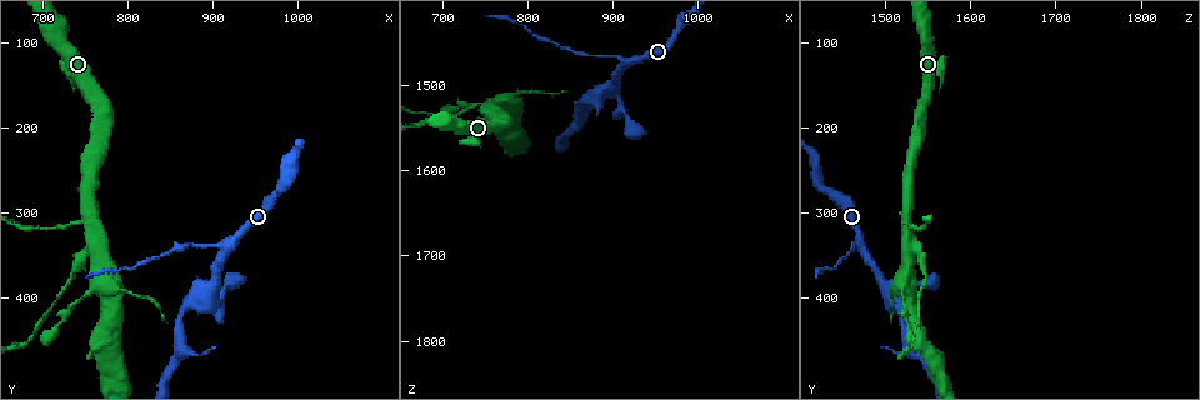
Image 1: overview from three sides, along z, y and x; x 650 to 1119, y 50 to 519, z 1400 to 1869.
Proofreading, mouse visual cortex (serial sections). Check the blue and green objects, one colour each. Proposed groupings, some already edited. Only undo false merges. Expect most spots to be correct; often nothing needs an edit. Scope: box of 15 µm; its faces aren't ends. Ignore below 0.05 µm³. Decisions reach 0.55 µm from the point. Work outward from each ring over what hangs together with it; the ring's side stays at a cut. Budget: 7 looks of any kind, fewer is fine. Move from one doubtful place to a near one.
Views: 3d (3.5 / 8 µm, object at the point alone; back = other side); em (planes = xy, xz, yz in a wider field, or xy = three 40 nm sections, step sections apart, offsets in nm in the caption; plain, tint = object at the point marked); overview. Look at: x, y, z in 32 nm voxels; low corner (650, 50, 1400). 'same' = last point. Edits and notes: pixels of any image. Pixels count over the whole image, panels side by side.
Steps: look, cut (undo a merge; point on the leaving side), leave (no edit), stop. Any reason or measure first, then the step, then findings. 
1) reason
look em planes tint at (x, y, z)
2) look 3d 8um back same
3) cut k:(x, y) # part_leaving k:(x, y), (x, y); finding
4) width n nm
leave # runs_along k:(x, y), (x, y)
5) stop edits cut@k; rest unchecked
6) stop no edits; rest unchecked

thin neck
look 3d 3.5um back at (875, 340, 1465)

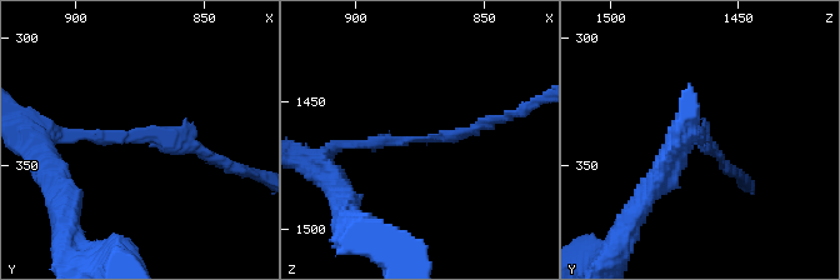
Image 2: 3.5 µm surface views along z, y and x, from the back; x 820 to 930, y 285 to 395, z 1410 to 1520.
arm_widths 150, 150 nm
look em xy step 2 tint at (876, 339, 1466)

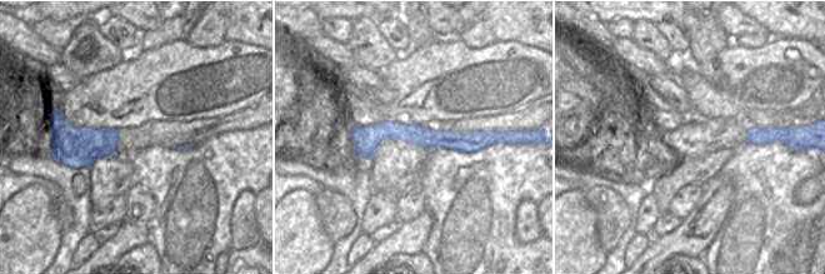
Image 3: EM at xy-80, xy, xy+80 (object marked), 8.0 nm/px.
leave # runs_along 3:(479, 133), (473, 139), (353, 134); one cell here

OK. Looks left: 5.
thick turns thin
look em xy step 1 tint at (755, 305, 1525)

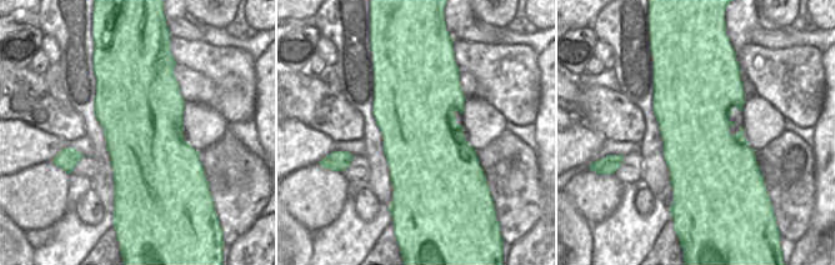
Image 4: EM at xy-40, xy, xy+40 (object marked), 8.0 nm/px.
look 3d 3.5um back same

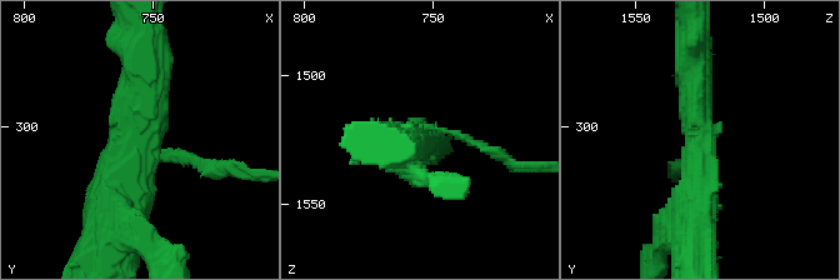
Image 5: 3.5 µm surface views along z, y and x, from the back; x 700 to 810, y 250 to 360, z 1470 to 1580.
arms 3; arm_widths 100, 450, 500 nm
leave # runs_along 5:(145, 61), (115, 226); one cell here

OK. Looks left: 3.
a narrow waist
look 3d 3.5um back at (715, 410, 1540)

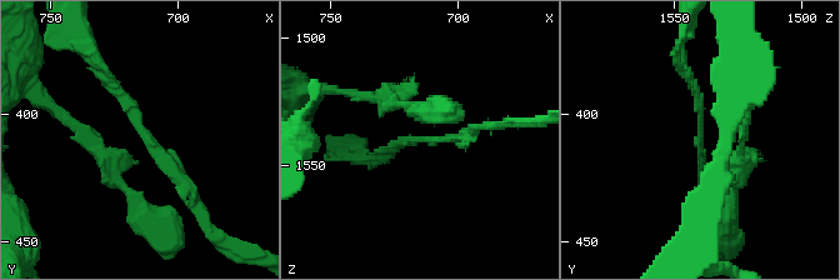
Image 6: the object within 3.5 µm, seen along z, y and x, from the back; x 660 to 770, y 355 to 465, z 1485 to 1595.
arm_widths 150, 150 nm; need the tissue
look em xy step 1 tint at (715, 408, 1541)

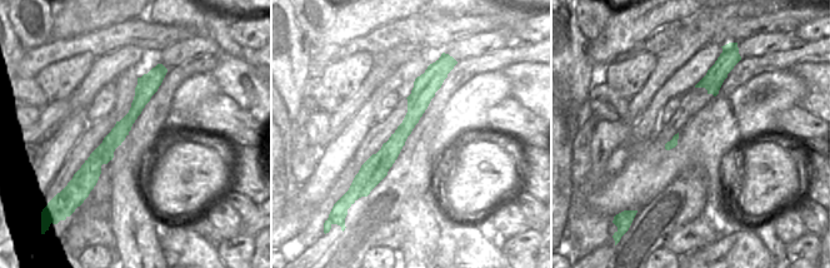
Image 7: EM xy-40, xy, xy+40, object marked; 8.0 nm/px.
leave # all the same cell

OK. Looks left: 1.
stop no edits; rest unchecked

